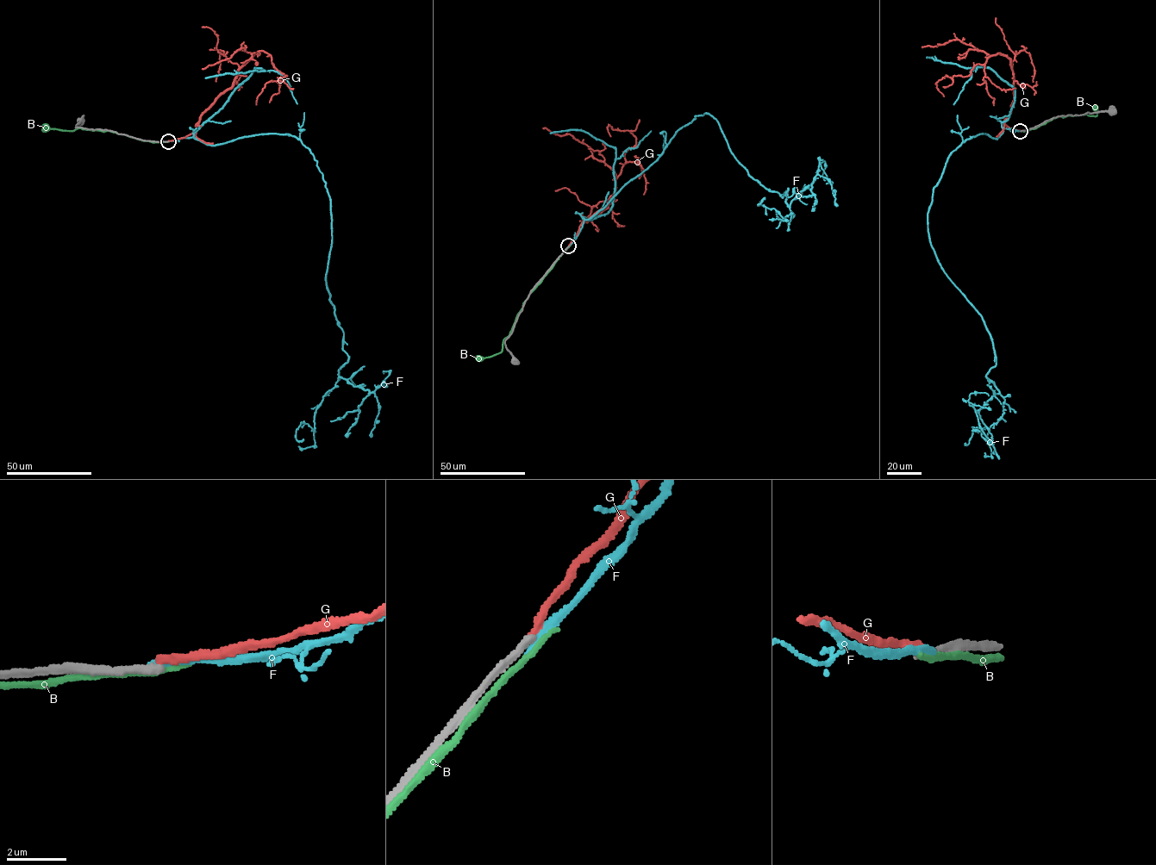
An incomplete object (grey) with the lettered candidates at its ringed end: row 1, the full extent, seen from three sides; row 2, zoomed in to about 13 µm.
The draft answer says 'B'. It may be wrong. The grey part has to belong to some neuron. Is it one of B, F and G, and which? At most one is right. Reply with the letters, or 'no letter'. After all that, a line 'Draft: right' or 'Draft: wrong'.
no letter
Draft: wrong

